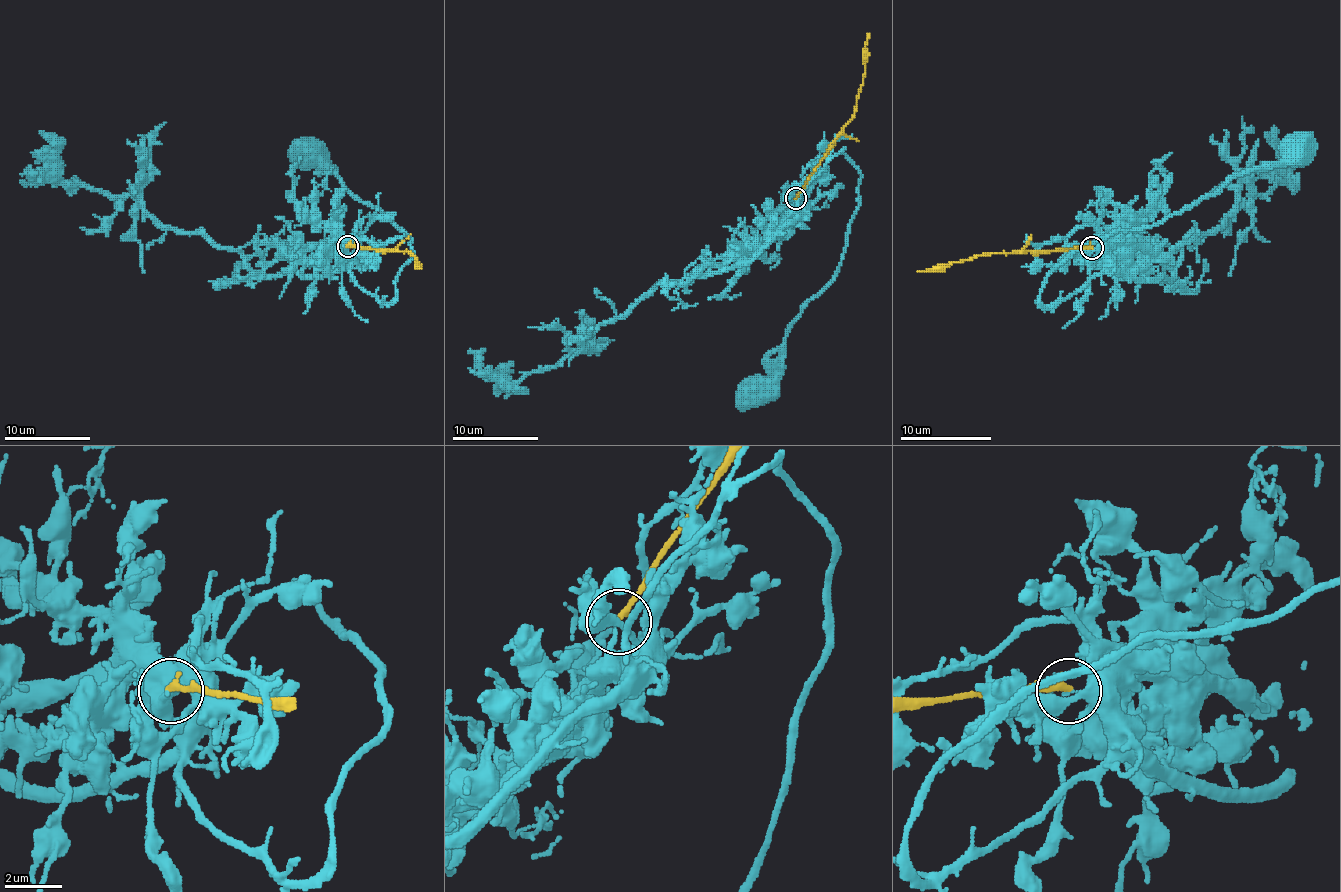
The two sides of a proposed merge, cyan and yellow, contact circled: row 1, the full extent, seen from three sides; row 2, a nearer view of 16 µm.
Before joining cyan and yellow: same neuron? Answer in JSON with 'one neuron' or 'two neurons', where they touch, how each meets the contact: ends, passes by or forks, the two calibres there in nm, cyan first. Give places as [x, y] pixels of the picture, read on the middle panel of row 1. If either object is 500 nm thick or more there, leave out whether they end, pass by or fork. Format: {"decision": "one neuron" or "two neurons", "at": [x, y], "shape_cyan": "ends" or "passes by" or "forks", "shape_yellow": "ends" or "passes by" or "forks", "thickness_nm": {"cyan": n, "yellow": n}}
{"decision": "two neurons", "at": [796, 198], "shape_cyan": "ends", "shape_yellow": "ends", "thickness_nm": {"cyan": 140, "yellow": 220}}

